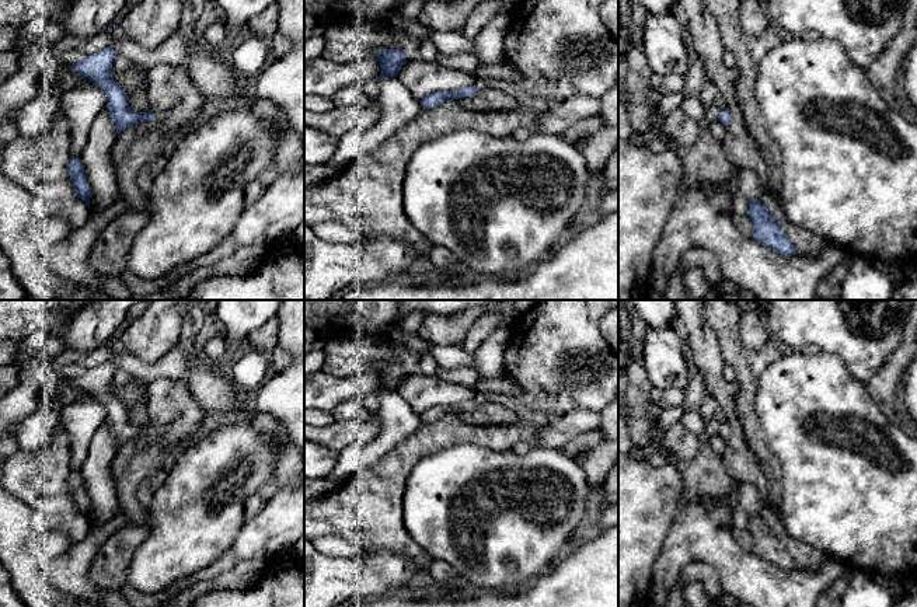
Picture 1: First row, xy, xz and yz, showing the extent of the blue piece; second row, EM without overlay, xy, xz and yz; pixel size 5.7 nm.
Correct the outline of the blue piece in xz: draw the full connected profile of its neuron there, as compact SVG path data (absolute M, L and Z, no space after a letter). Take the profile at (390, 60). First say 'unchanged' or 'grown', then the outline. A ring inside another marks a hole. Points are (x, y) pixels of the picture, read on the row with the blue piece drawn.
unchanged | M387 49L383 52L374 52L380 63L380 80L388 77L397 77L401 66L407 62L405 55L398 49Z

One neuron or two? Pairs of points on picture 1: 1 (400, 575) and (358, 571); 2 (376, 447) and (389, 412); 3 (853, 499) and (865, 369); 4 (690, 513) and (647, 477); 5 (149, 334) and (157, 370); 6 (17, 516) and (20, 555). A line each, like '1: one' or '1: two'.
1: one
2: one
3: two
4: two
5: two
6: one

